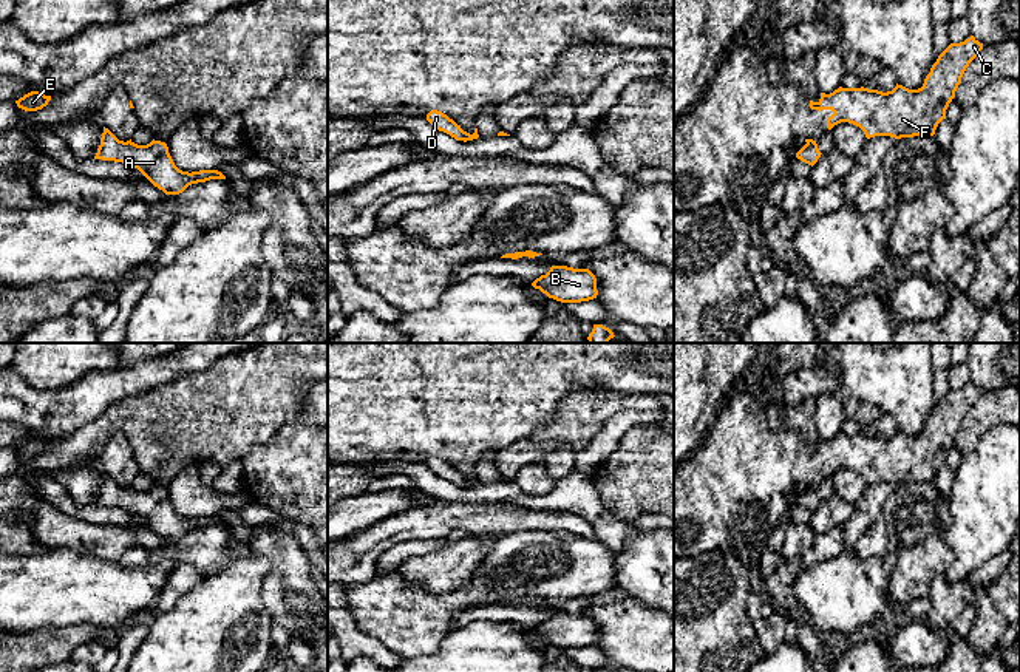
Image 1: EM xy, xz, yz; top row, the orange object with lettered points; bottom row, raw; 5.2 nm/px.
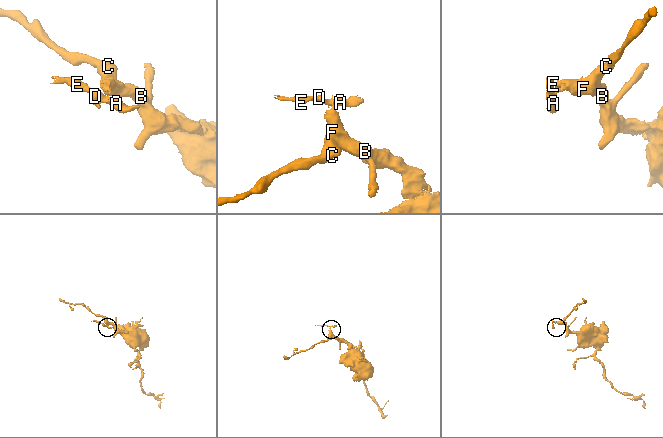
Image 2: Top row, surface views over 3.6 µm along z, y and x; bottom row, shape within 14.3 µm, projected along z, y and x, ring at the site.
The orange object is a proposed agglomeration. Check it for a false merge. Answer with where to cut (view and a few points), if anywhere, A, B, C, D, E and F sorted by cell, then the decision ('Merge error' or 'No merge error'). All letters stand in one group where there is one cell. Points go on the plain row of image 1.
Split along yz (812, 485), (807, 488). Groups: A D E / B C F. Merge error

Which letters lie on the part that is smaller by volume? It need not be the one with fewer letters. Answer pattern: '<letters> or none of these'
A, D, E

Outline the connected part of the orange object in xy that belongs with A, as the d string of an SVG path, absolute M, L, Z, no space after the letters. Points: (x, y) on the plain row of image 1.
M105 473L94 505L131 511L165 541L179 541L192 530L226 525L218 516L182 518L175 511L165 488L155 485L147 491L124 488Z

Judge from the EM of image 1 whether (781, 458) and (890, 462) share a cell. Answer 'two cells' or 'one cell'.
one cell

